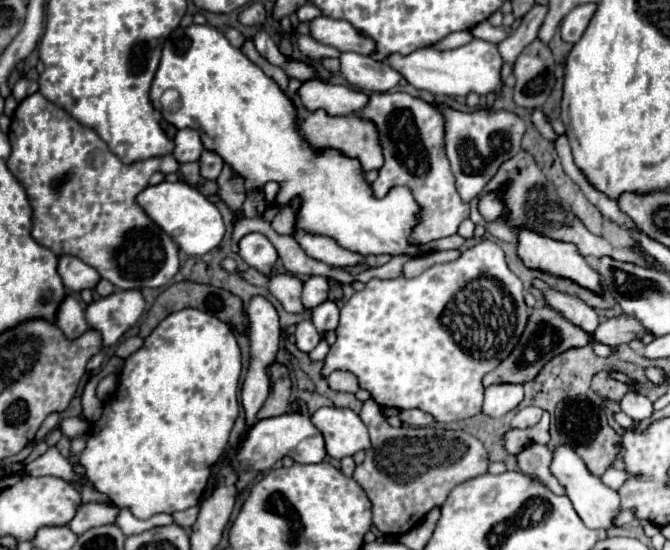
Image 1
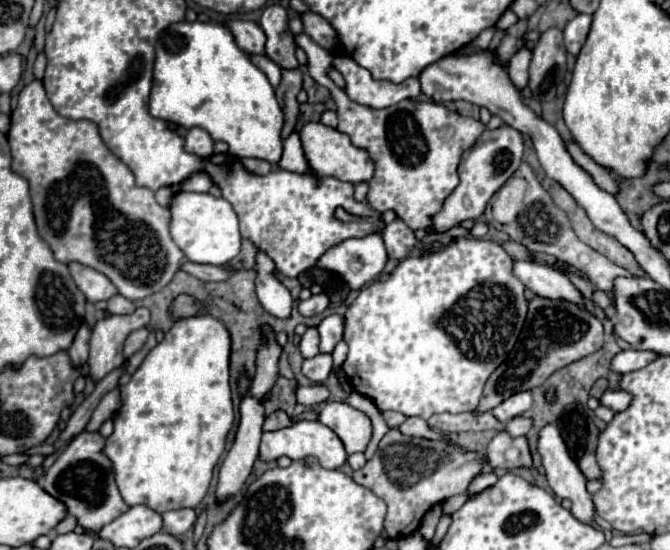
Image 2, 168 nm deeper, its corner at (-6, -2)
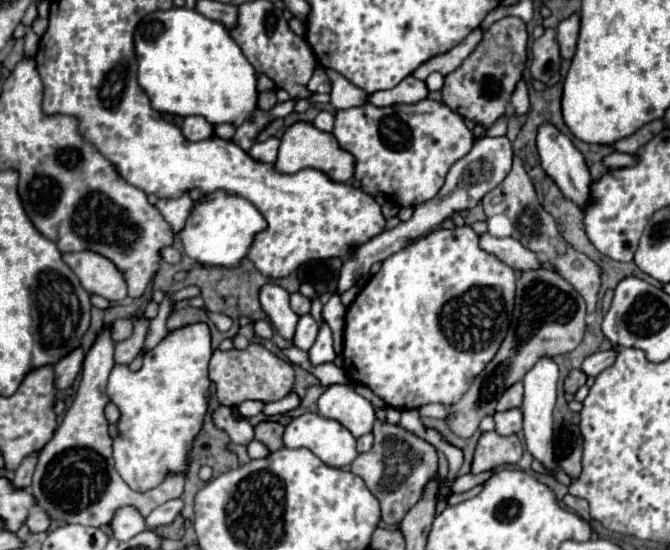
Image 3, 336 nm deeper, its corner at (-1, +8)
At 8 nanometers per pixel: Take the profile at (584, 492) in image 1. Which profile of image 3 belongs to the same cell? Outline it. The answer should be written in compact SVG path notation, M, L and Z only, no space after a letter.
M541 358L523 378L525 398L523 398L521 410L523 410L525 444L531 456L539 460L549 474L555 474L559 470L555 462L555 452L553 452L553 408L555 408L555 398L557 398L557 380L559 380L559 370L551 358Z

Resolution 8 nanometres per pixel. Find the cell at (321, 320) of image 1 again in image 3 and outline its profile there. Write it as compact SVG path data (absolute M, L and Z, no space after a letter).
M323 322L319 326L319 336L309 350L309 360L311 360L311 364L323 364L323 362L331 362L333 358L335 358L335 350L333 350L331 328L327 322Z

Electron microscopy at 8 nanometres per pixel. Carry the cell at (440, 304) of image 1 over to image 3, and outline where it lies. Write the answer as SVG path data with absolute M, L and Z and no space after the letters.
M471 226L433 230L389 256L347 308L343 334L345 374L353 382L369 386L387 406L397 410L421 408L431 402L453 406L497 354L511 322L513 300L513 268L479 248L479 236Z

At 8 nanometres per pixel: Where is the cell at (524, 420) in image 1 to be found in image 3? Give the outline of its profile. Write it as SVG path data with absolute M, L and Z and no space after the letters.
M511 408L511 410L495 414L495 430L501 436L517 434L521 430L521 424L523 424L523 412L521 412L521 408Z

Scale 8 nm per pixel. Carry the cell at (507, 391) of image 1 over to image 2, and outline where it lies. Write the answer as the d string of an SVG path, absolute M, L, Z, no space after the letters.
M518 392L514 396L510 396L508 400L504 400L500 406L496 406L492 410L492 414L500 420L500 422L508 422L514 416L524 414L526 410L530 410L532 406L532 394L530 392Z

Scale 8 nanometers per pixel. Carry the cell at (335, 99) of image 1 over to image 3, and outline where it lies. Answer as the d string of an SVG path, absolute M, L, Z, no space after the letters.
M319 112L317 114L317 118L313 120L313 124L319 128L319 130L323 130L323 132L331 132L333 130L333 114L329 114L329 112Z

